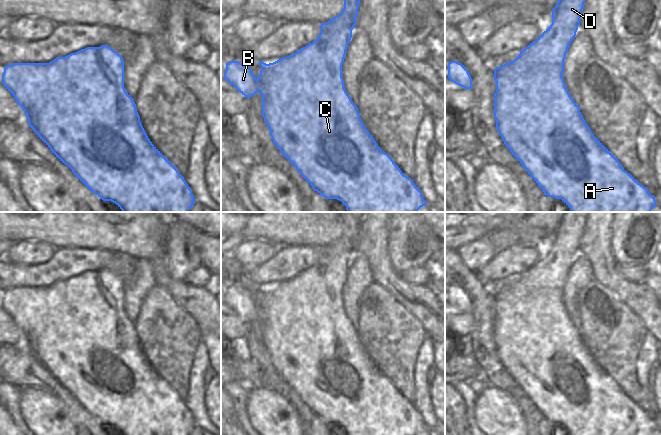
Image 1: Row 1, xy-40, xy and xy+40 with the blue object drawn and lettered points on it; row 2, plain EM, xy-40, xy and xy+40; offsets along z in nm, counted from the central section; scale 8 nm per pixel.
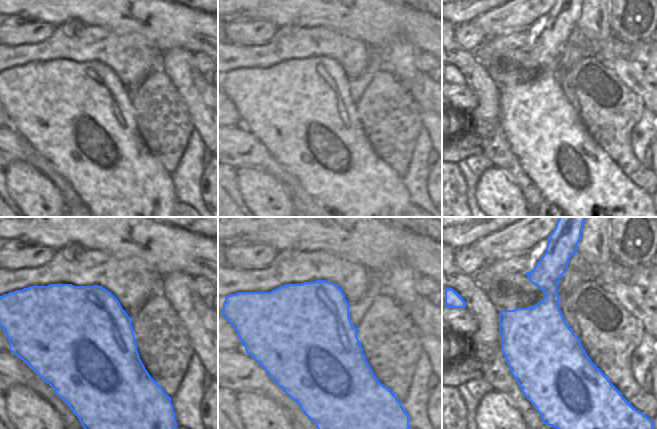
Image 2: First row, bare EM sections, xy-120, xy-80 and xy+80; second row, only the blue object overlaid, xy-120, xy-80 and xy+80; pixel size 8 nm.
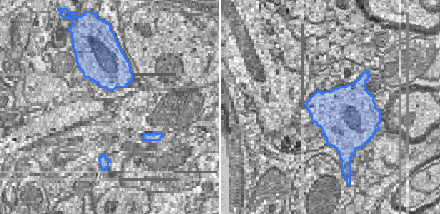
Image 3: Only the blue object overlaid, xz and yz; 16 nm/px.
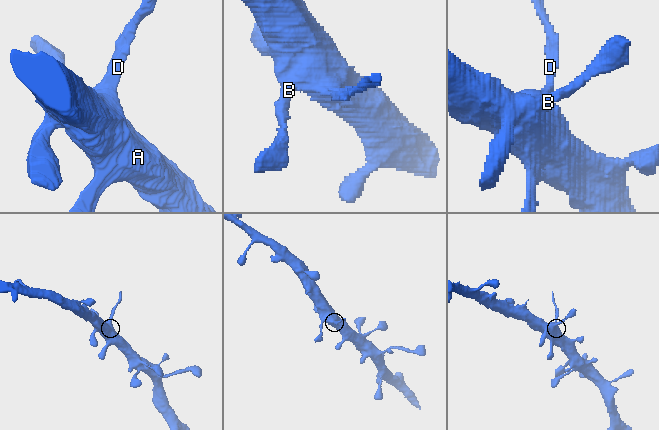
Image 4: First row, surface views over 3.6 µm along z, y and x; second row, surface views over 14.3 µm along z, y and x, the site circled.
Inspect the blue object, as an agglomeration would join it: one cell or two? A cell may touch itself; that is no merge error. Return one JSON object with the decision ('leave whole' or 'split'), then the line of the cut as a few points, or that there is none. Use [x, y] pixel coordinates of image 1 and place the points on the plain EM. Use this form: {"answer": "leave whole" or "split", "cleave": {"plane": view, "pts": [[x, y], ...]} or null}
{"answer": "split", "cleave": {"plane": "xy", "pts": [[311, 267], [323, 270], [334, 269], [344, 279]]}}

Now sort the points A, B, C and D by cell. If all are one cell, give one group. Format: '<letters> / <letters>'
A B C / D

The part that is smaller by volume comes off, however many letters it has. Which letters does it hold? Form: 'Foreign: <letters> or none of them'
Foreign: D

